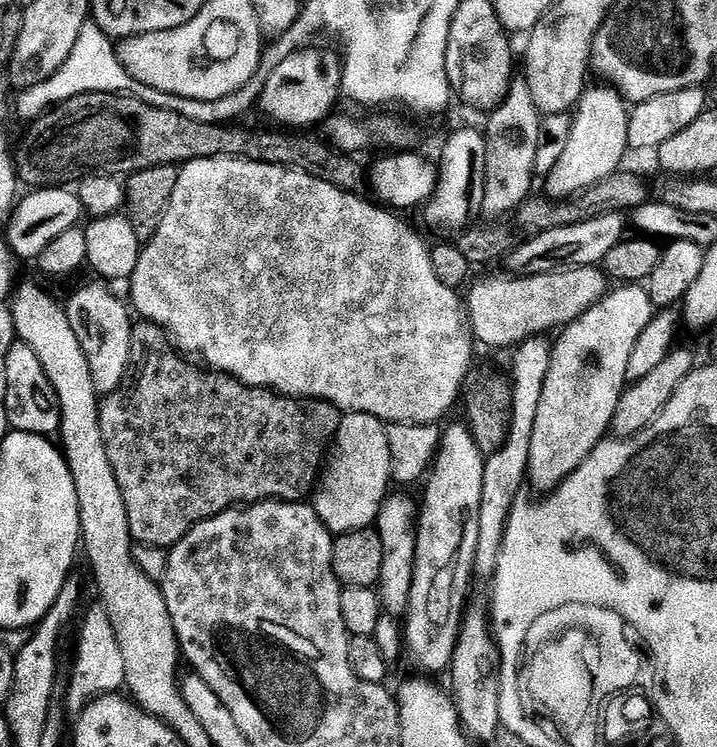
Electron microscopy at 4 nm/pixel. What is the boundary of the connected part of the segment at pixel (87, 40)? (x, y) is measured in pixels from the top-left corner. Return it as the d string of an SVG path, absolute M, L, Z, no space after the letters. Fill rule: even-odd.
M89 22L82 26L82 34L78 42L74 42L74 50L70 50L70 58L62 62L54 75L38 82L32 88L25 88L19 93L20 101L15 101L14 112L20 116L39 117L49 111L57 104L65 104L70 98L81 96L87 92L118 92L125 96L133 96L150 106L165 108L171 112L176 112L179 116L185 116L198 122L207 124L223 124L236 122L243 112L248 112L259 101L264 93L266 80L263 75L257 74L246 82L242 90L235 92L233 96L227 96L221 100L191 100L181 96L171 96L162 90L154 90L142 82L138 82L135 77L128 72L126 66L120 60L120 53L114 47L113 37L106 35L94 22ZM113 44L113 48L112 48Z

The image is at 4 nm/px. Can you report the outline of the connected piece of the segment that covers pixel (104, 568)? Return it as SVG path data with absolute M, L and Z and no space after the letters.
M74 440L70 447L66 449L66 456L71 463L80 494L80 507L82 509L82 536L86 541L86 550L88 546L88 556L92 559L92 572L96 575L96 588L100 591L101 598L104 599L101 600L103 607L108 609L108 617L112 623L112 629L116 631L116 641L122 650L122 658L124 659L124 684L126 685L126 688L129 688L129 690L133 692L133 694L131 693L133 697L140 697L138 704L145 713L155 716L157 720L167 724L168 727L173 730L181 730L180 728L195 729L197 727L196 719L193 718L188 711L188 707L186 706L186 702L184 701L184 697L182 695L182 684L178 679L178 676L176 680L176 667L178 667L179 664L182 664L182 651L175 634L176 627L172 625L170 610L166 604L166 598L164 596L156 596L156 591L160 589L159 583L154 588L152 588L152 585L157 582L156 580L152 581L150 584L144 584L144 578L148 575L148 572L146 571L142 576L140 576L140 573L142 573L145 569L142 568L140 571L136 572L136 570L140 567L137 557L134 556L128 560L129 554L134 552L134 541L132 539L132 531L130 530L130 522L128 521L128 504L124 500L124 492L120 489L120 480L116 476L115 467L110 466L109 461L108 464L104 461L104 454L106 456L106 444L92 444L92 442L82 442L82 440Z

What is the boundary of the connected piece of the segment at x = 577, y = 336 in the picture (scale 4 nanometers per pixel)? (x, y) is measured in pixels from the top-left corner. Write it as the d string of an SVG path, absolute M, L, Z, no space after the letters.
M632 282L627 286L620 286L620 289L609 291L600 303L593 306L589 312L584 312L563 329L560 341L555 341L552 350L552 368L548 371L548 377L542 390L542 402L538 406L538 418L536 428L548 427L548 432L560 432L560 436L568 436L568 432L584 432L584 436L592 436L588 444L548 444L548 452L536 452L534 445L528 451L528 470L531 479L537 480L540 484L555 486L565 483L571 472L580 472L580 463L576 460L568 460L572 452L580 452L580 457L585 459L596 448L601 440L605 439L607 430L616 420L616 408L620 404L620 398L626 391L628 380L628 367L632 364L632 355L638 352L642 326L648 326L654 315L654 296L647 287Z

